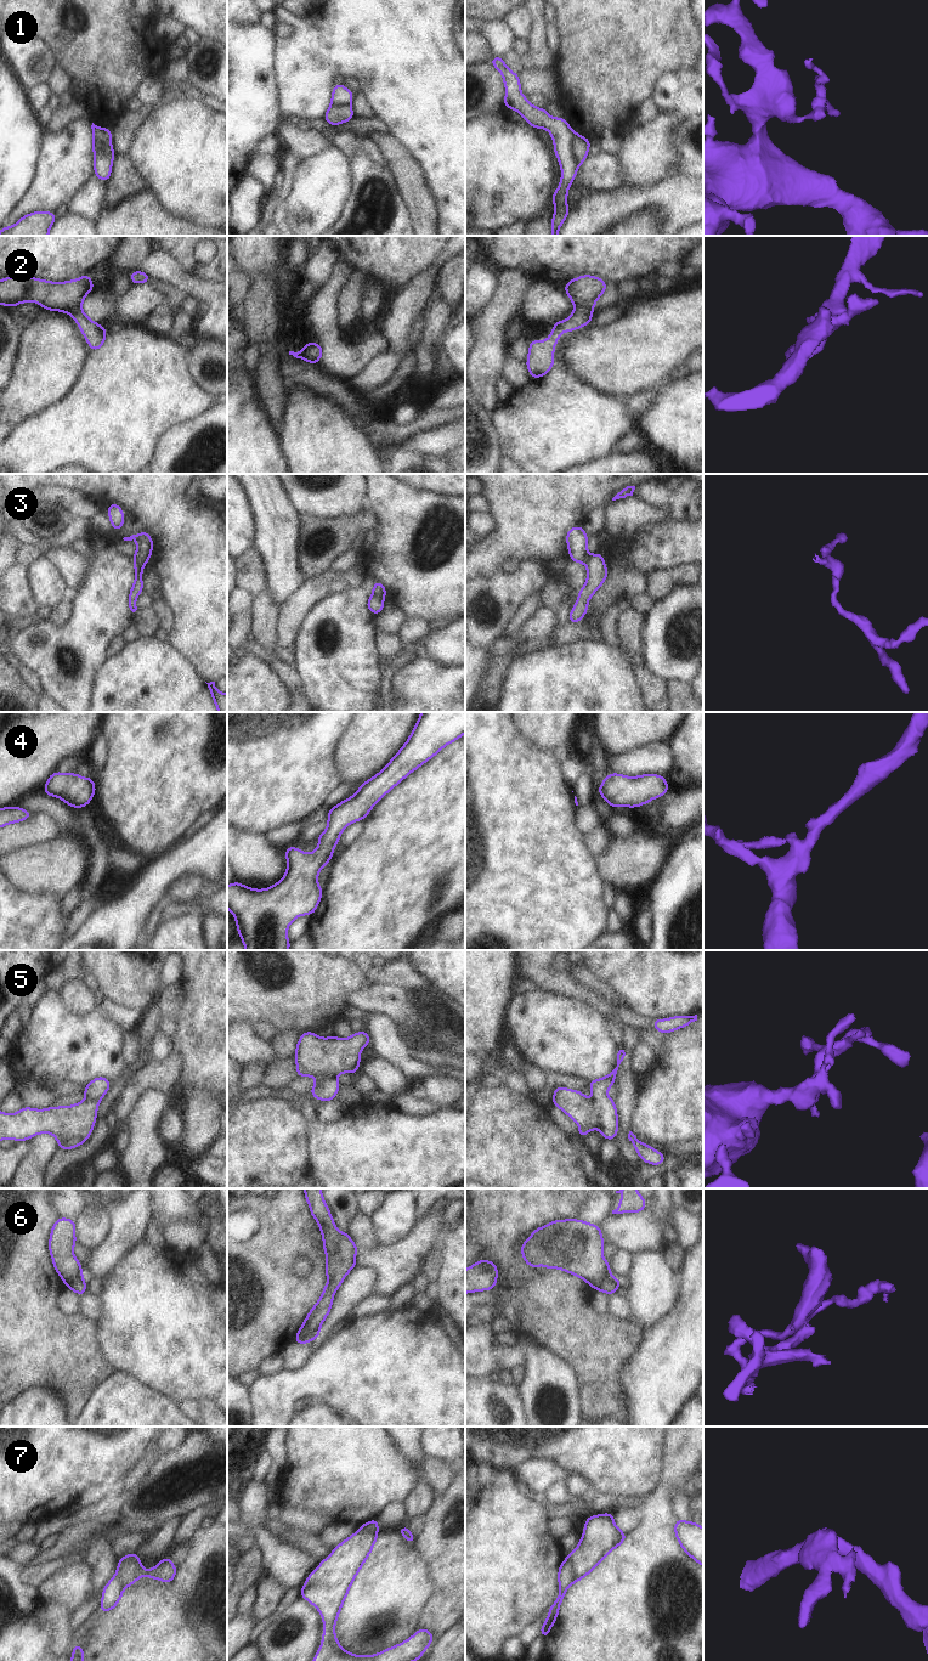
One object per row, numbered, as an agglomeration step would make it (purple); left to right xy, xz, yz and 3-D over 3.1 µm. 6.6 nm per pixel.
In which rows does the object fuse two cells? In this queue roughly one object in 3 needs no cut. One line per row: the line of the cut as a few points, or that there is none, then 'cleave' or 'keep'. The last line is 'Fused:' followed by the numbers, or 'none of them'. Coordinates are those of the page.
1: cut in yz along (575, 134), (571, 150), (578, 165); cleave
2: no cut; keep
3: cut in xz along (373, 594), (383, 600); cleave
4: no cut; keep
5: no cut; keep
6: cut in xz along (318, 1327), (296, 1337); cleave
7: cut in yz along (566, 1558), (571, 1564), (572, 1582); cleave
Fused: 1, 3, 6, 7

